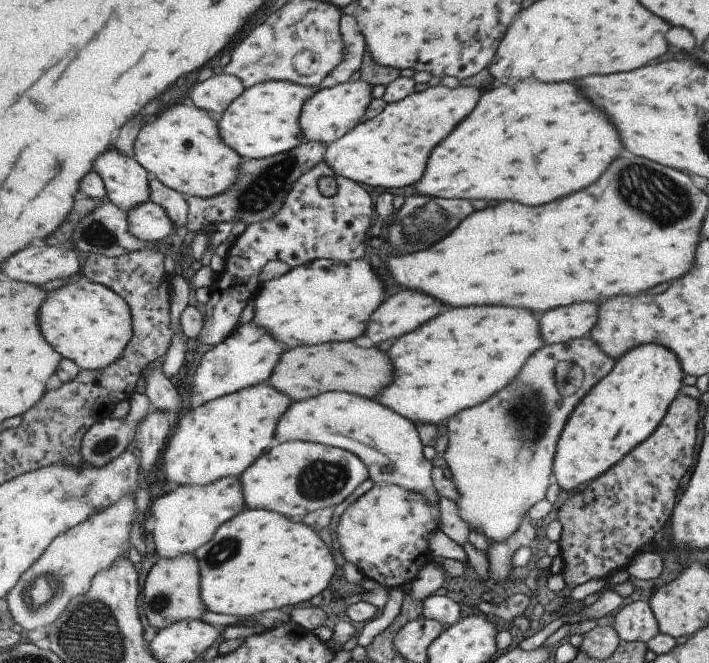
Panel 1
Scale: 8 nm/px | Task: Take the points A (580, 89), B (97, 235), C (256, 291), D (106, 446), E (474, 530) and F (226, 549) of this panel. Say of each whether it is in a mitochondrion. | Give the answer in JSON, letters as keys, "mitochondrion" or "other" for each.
{"A":"other","B":"mitochondrion","C":"other","D":"mitochondrion","E":"other","F":"mitochondrion"}

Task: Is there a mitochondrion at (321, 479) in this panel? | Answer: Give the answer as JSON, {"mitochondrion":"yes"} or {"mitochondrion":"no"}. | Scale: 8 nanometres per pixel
{"mitochondrion":"yes"}

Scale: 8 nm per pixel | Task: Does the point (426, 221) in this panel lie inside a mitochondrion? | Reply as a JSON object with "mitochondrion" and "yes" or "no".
{"mitochondrion":"yes"}

